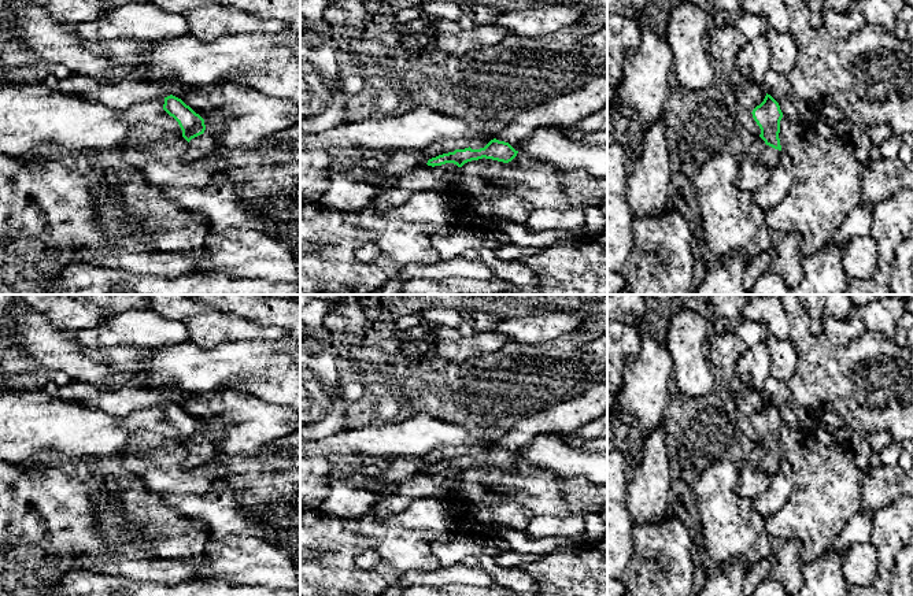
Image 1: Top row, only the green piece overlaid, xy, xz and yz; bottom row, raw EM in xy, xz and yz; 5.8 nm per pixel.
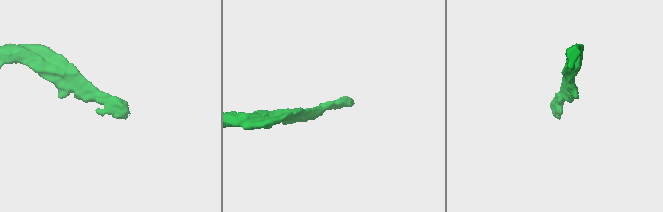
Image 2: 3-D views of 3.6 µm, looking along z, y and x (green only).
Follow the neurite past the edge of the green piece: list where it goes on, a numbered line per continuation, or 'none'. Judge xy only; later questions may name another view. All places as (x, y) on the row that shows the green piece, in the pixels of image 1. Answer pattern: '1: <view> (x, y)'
1: xy (204, 144)

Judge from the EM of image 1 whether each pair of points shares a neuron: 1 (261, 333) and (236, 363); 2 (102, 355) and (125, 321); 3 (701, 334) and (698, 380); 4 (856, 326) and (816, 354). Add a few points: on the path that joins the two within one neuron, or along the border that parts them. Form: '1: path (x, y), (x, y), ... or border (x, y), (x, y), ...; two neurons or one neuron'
1: border (285, 337), (225, 343); two neurons
2: border (82, 345), (140, 347); two neurons
3: path (698, 345), (698, 369); one neuron
4: border (821, 333), (831, 341); two neurons

